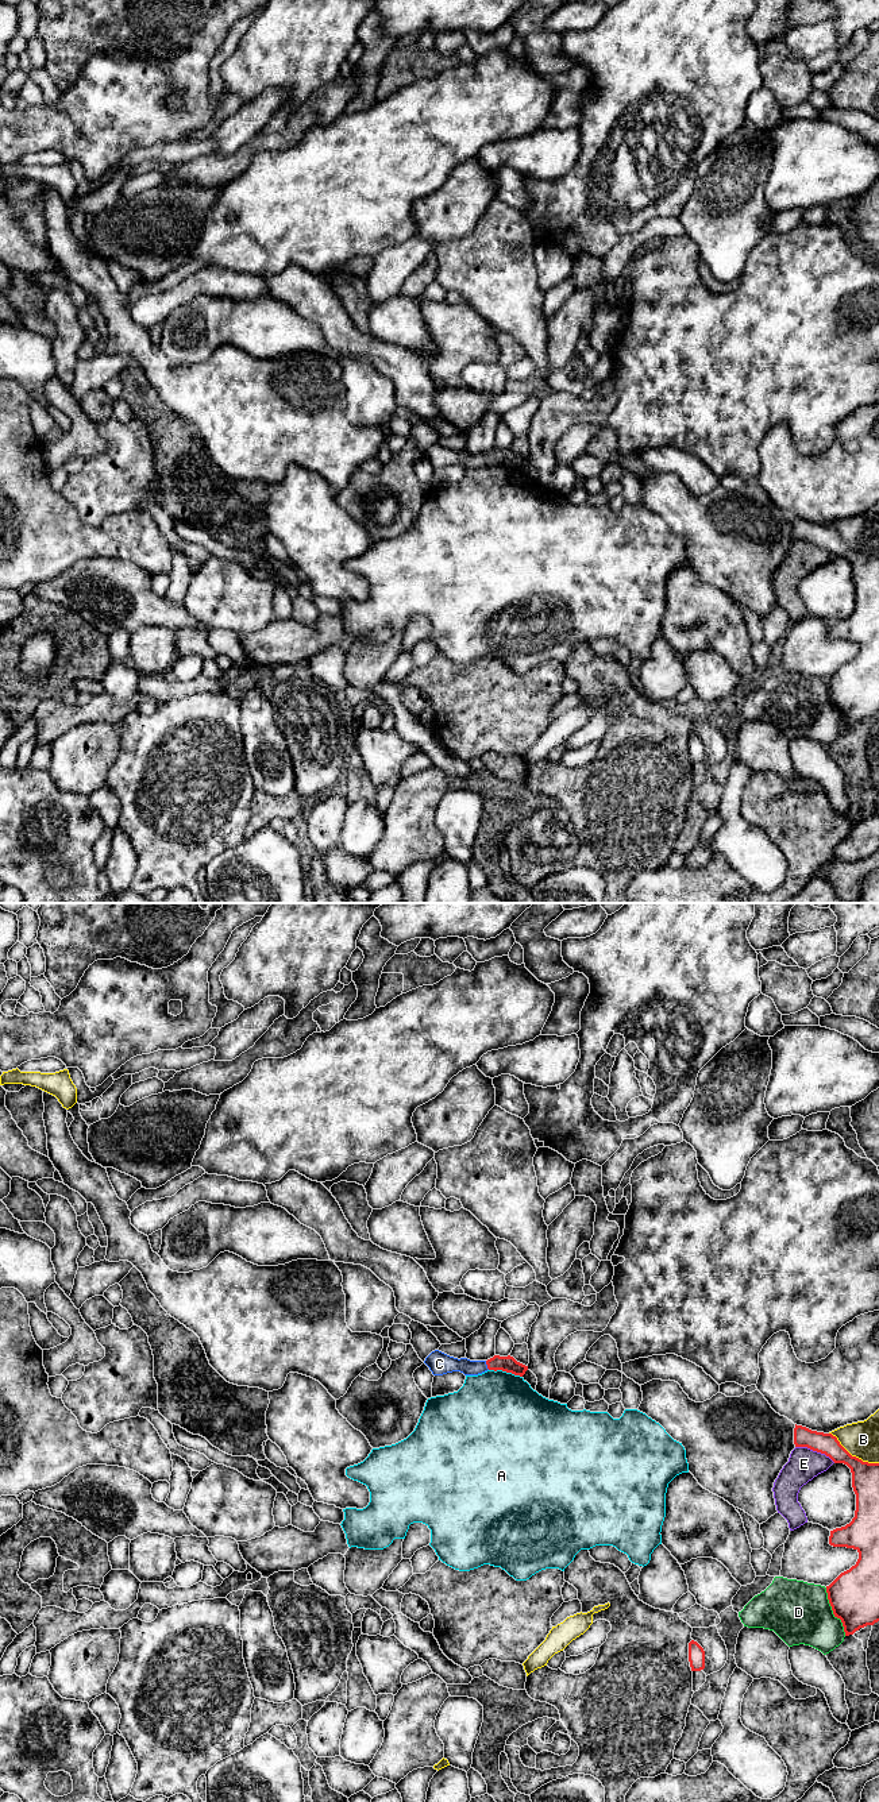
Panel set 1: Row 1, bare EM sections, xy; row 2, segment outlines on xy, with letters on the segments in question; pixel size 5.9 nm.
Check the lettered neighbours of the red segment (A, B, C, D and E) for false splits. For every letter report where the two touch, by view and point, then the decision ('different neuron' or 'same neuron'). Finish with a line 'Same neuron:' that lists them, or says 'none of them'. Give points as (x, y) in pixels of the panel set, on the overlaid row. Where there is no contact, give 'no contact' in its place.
A: contact xy (505, 1370); different neuron
B: contact xy (854, 1457); different neuron
C: contact xy (486, 1363); same neuron
D: contact xy (833, 1612); different neuron
E: contact xy (816, 1450); different neuron
Same neuron: C

